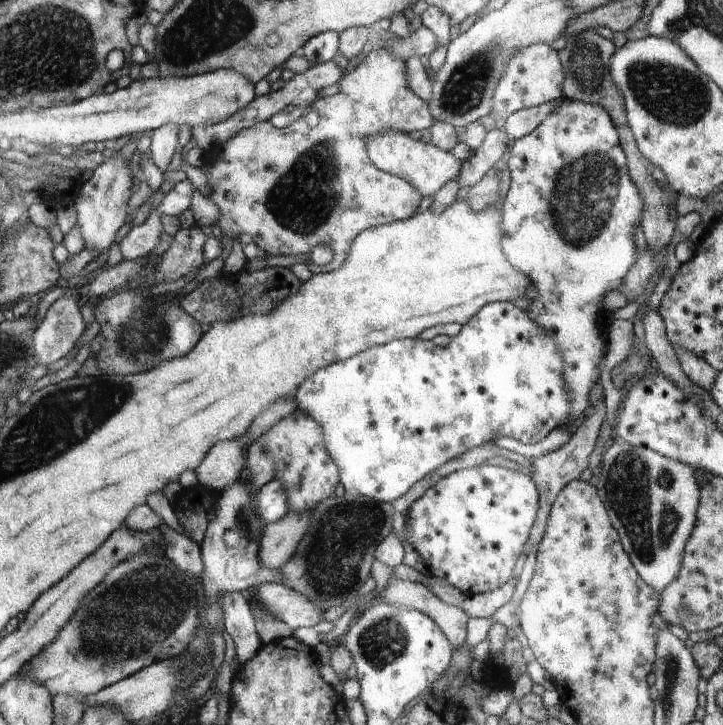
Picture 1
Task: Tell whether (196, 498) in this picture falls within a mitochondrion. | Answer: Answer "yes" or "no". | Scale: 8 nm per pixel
no

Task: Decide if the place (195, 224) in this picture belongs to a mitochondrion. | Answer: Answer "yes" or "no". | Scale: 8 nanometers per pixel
no

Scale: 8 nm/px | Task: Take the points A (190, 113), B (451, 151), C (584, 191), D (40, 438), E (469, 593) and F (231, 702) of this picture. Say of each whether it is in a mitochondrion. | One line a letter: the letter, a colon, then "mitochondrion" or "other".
A: other
B: other
C: mitochondrion
D: mitochondrion
E: other
F: other

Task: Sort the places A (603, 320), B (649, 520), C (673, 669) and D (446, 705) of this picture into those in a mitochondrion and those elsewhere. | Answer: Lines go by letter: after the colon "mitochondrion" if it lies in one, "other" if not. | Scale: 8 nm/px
A: other
B: mitochondrion
C: mitochondrion
D: other

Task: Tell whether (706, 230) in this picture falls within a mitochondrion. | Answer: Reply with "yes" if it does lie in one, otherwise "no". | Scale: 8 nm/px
no

